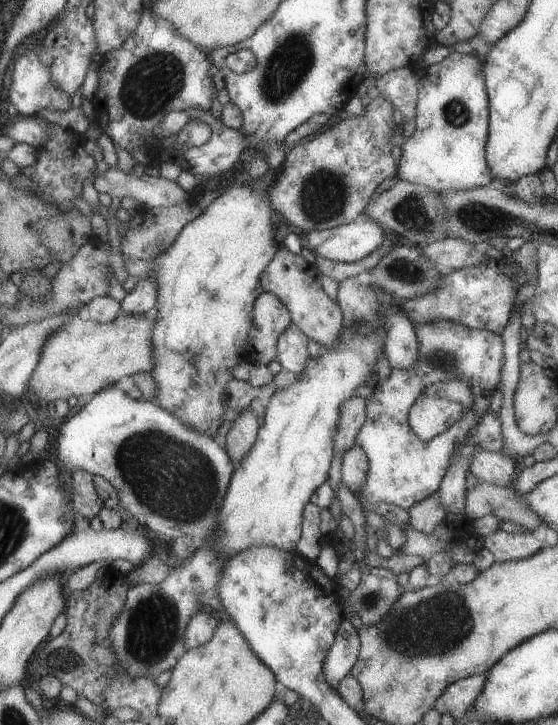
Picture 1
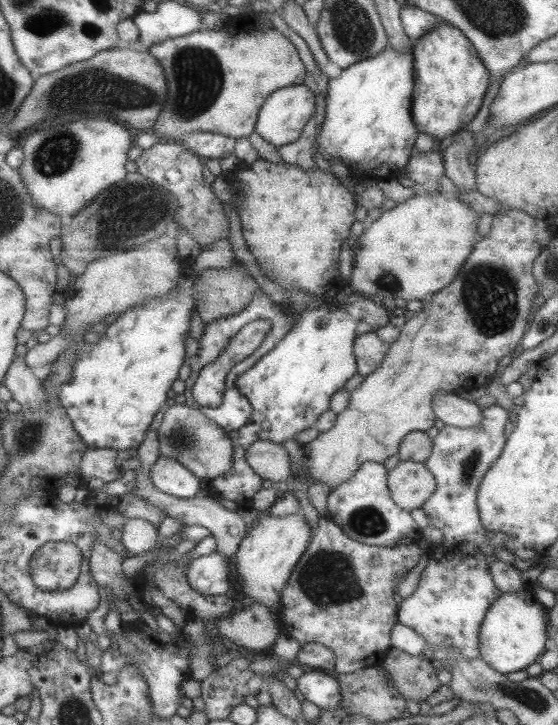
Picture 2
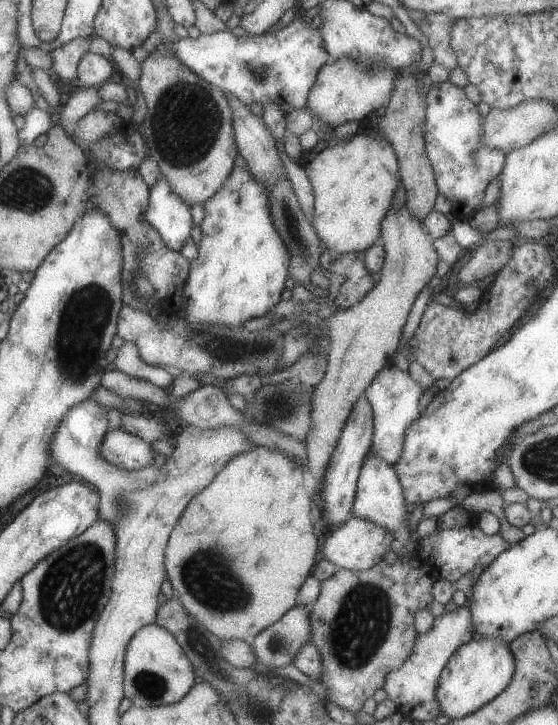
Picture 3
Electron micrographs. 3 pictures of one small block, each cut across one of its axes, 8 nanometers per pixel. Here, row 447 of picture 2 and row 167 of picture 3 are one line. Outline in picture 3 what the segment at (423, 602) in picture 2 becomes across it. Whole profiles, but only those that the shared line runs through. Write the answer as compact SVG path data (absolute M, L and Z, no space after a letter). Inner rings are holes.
M452 82L428 83L426 92L425 132L426 154L433 166L439 194L451 203L451 217L469 220L482 209L484 192L488 184L498 178L506 164L507 153L498 148L488 148L482 142L484 117L464 88Z

